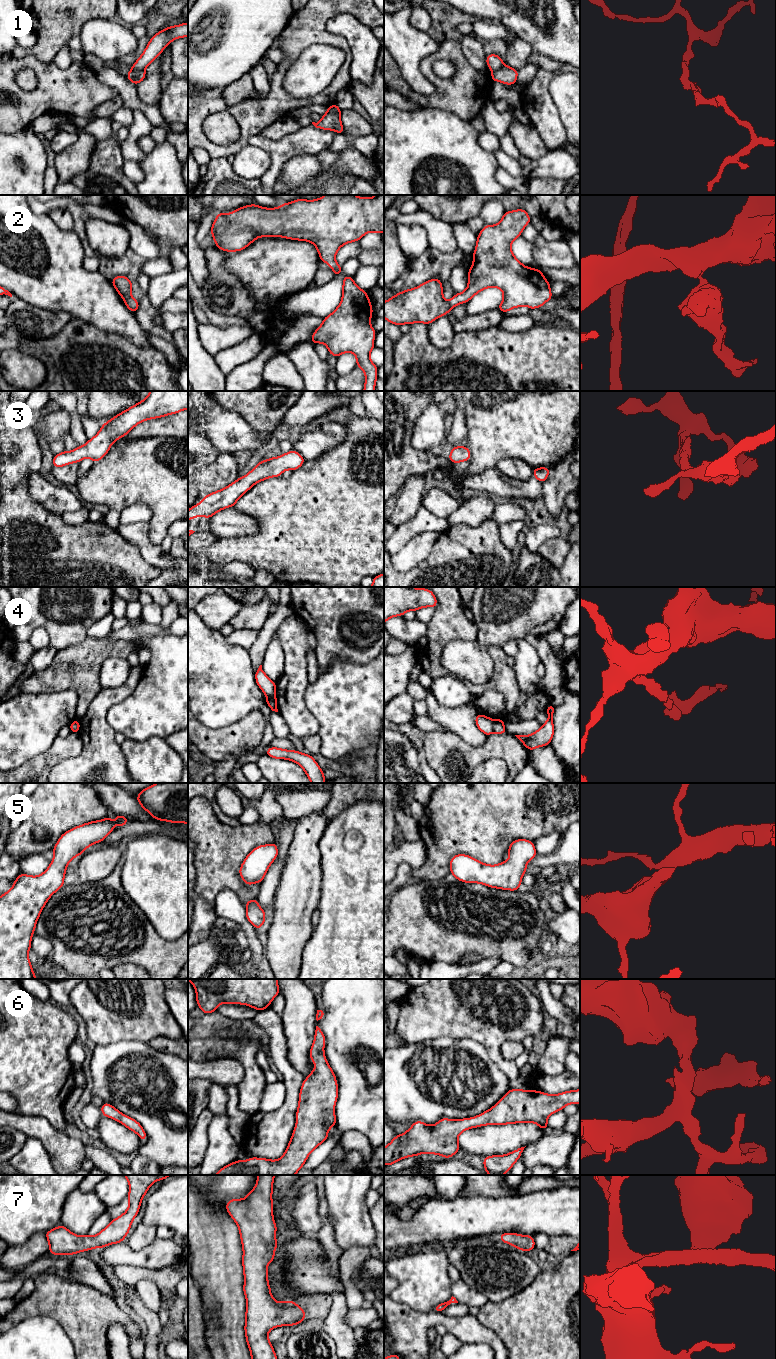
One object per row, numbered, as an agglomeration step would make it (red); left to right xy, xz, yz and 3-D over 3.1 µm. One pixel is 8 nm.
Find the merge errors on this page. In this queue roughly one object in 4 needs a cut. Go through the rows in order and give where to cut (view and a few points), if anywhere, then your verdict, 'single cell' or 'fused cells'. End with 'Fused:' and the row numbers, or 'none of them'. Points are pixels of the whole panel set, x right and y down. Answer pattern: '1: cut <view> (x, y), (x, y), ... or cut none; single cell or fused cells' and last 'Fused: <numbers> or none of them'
1: cut xy (131, 68), (144, 70); fused cells
2: cut none; single cell
3: cut none; single cell
4: cut yz (494, 721), (492, 731); fused cells
5: cut none; single cell
6: cut none; single cell
7: cut none; single cell
Fused: 1, 4

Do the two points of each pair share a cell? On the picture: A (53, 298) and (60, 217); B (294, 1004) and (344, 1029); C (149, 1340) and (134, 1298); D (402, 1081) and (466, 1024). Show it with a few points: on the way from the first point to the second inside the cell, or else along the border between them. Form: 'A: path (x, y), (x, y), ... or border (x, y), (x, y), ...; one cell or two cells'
A: border (48, 215), (60, 228), (72, 230); two cells
B: border (316, 1020), (315, 1025); two cells
C: path (151, 1330), (151, 1320), (139, 1308); one cell
D: border (452, 1038), (461, 1040); two cells

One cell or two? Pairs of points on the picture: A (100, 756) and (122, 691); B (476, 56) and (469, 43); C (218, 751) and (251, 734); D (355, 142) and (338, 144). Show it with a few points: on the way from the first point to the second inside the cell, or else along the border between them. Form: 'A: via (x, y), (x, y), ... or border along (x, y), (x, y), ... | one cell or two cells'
A: via (100, 739), (100, 711), (105, 706) | one cell
B: via (474, 53), (471, 46) | one cell
C: via (226, 743), (233, 736), (243, 735) | one cell
D: via (351, 142), (342, 142) | one cell

